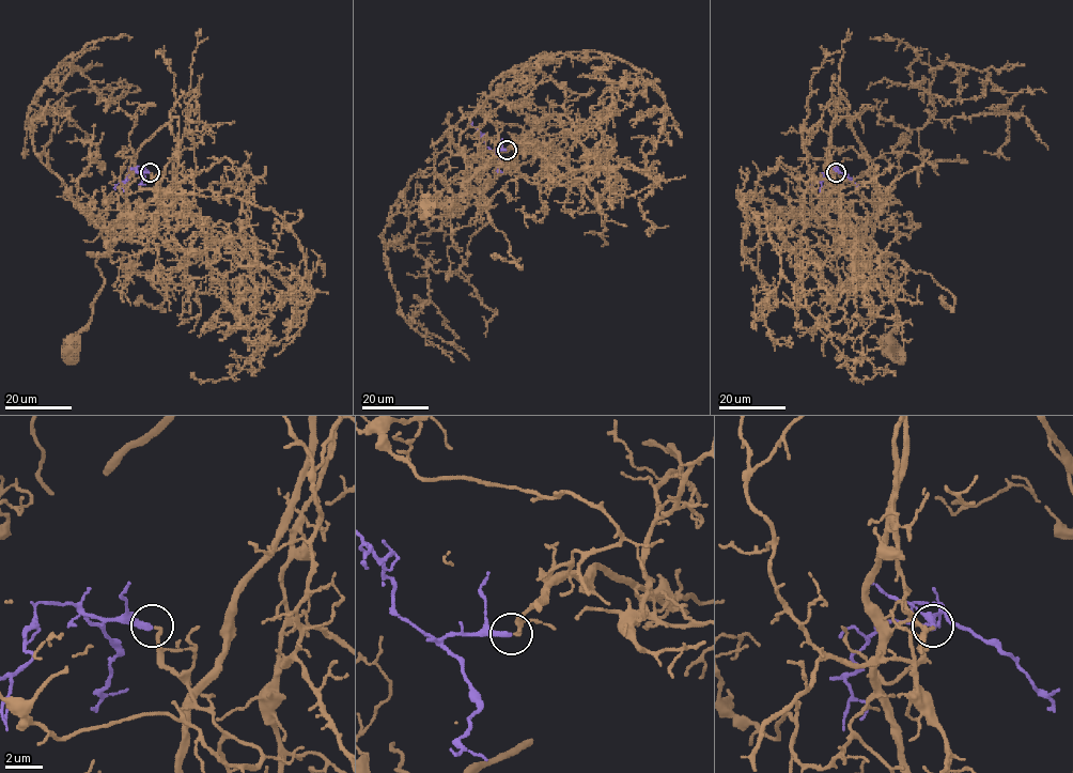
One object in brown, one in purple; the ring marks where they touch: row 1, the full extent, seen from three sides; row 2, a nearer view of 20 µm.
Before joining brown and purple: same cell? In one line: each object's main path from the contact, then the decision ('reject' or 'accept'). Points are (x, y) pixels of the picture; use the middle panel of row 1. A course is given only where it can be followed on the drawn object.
course brown (507, 150), (513, 141), (515, 154), (483, 166), (466, 191), (452, 202), (461, 209), (430, 204); course purple (507, 150), (486, 148), (485, 136), (471, 122); accept

